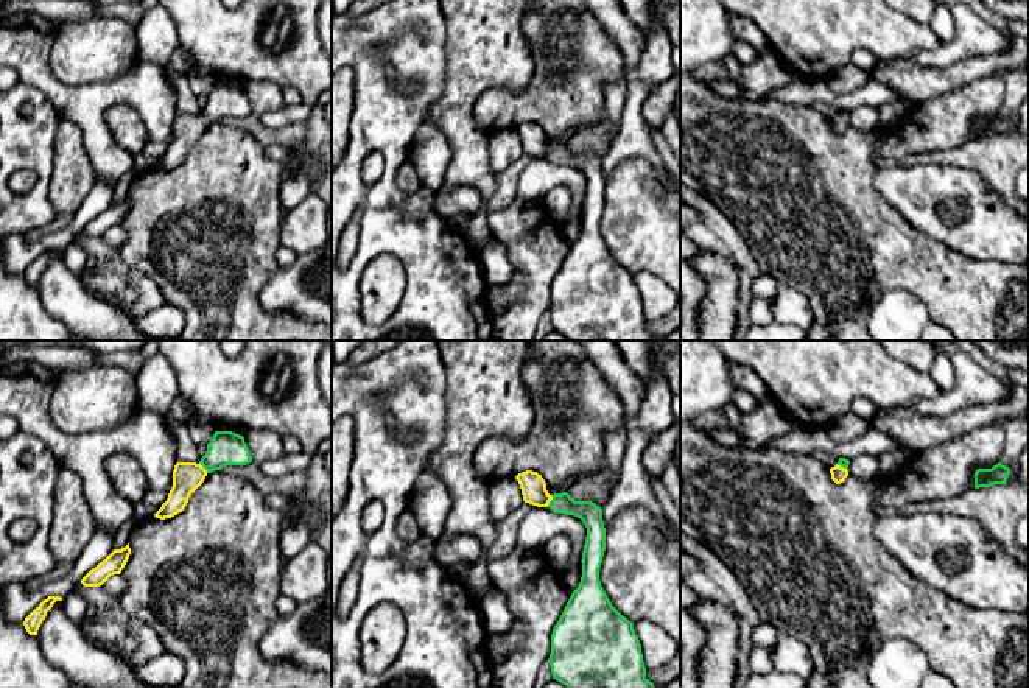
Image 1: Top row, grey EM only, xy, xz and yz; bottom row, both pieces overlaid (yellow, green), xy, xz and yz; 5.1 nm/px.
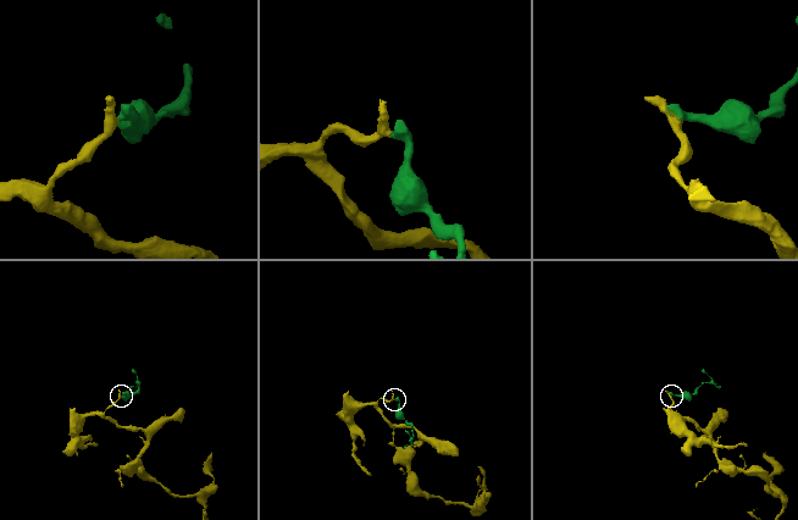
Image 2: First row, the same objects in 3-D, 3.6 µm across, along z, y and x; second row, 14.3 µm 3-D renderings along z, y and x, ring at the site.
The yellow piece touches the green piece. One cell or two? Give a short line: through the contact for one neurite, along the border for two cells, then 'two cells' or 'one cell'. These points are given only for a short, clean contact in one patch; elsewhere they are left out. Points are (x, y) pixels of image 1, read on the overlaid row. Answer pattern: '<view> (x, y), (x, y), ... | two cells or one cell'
xz (533, 486), (550, 500), (584, 509), (590, 514) | one cell

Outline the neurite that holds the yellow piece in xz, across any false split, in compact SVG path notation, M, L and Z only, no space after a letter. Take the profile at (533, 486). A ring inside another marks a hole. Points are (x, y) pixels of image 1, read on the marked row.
M522 472L515 479L520 484L525 503L550 507L557 514L574 515L587 528L581 582L571 593L551 634L548 662L553 679L567 688L654 688L654 683L646 679L641 644L634 630L634 623L612 606L599 581L606 551L602 509L592 501L574 501L567 492L550 495L545 479L537 472Z

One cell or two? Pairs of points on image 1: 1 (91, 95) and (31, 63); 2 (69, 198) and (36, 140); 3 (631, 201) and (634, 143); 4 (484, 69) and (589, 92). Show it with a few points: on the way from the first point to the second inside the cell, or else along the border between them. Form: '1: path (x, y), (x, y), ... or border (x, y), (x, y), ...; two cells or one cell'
1: path (75, 95), (61, 95), (44, 78); one cell
2: border (56, 133), (49, 184), (49, 201), (53, 206); two cells
3: border (663, 179), (646, 159), (625, 157), (606, 181); two cells
4: border (528, 44), (531, 80), (495, 87); two cells

